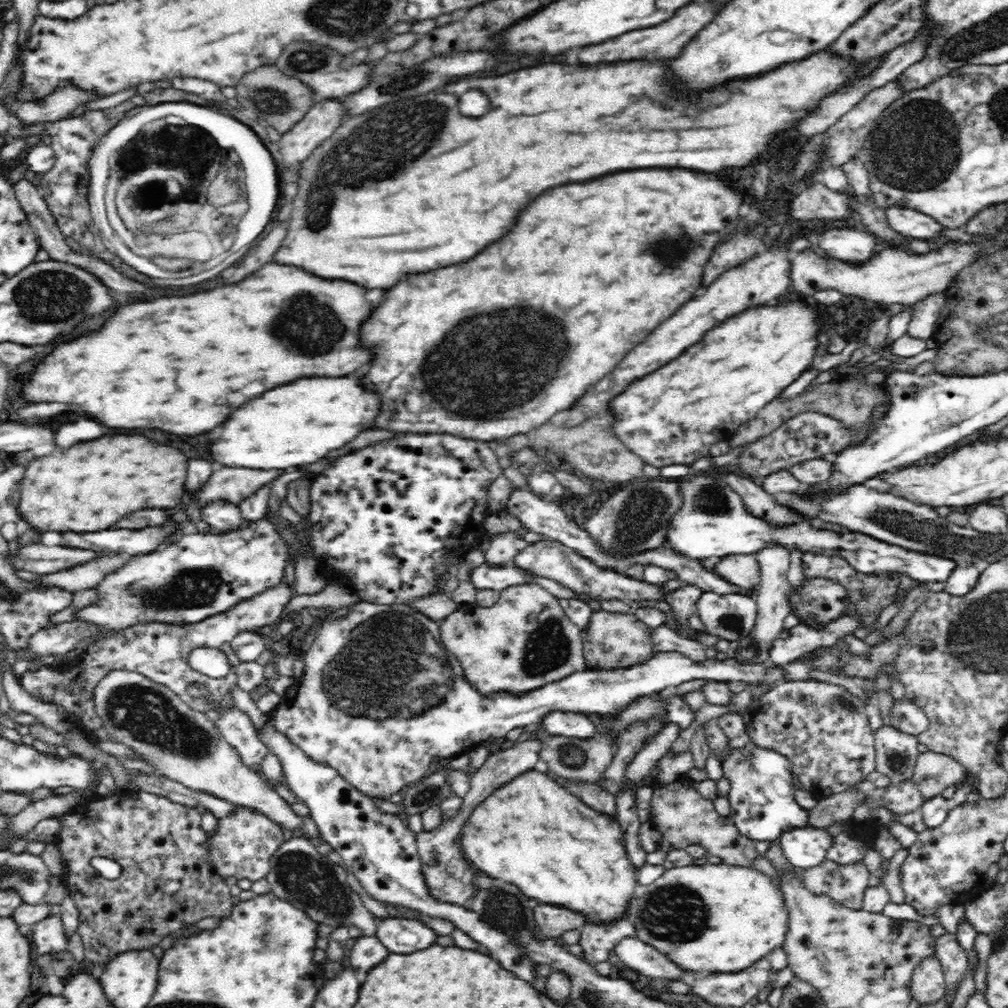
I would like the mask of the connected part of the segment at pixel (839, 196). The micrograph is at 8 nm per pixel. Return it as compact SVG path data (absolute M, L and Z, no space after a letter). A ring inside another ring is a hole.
M822 181L805 187L792 199L790 215L796 220L847 219L854 213L850 196L846 192L834 192Z

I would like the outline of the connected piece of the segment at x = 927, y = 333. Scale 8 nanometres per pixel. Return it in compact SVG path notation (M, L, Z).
M936 294L912 305L912 308L915 308L915 316L907 333L912 338L921 340L928 340L933 336L936 322L939 322L940 310L944 308L946 301L944 294Z

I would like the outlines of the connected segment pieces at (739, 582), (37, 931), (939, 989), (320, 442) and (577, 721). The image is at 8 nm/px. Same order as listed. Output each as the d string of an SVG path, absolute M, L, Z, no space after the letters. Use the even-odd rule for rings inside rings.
M752 554L722 557L714 564L712 571L726 582L735 584L746 592L759 582L759 564L756 556Z
M60 912L48 914L27 930L32 930L32 944L38 954L60 953L67 950L69 938L64 931L64 921Z
M935 953L926 955L913 968L910 990L912 998L920 1004L933 1003L947 990L942 963Z
M300 378L234 410L232 420L220 424L218 436L210 444L210 456L222 466L242 466L256 470L284 470L312 464L330 448L346 444L354 432L366 430L376 414L376 398L364 394L350 378Z
M548 711L540 717L539 723L549 734L556 736L592 738L597 733L596 727L585 714L572 711Z

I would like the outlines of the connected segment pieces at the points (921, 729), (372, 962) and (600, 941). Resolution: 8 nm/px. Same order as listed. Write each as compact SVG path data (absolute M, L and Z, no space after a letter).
M908 697L893 700L889 708L889 726L898 731L905 732L914 737L923 734L929 726L926 713L920 705L914 703L914 699Z
M360 935L349 949L346 961L350 963L350 968L366 972L376 966L376 962L380 962L380 958L384 958L388 952L378 937Z
M631 917L622 918L616 924L596 926L584 924L580 934L580 948L582 948L582 960L586 964L596 965L597 962L608 960L609 952L613 950L621 940L632 937L635 934L635 926L631 923Z

